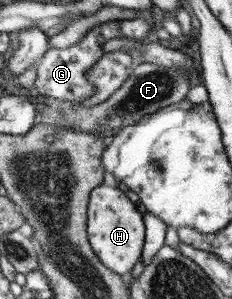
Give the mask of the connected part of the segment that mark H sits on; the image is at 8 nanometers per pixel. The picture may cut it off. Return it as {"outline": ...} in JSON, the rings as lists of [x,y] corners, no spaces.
{"outline":[[[109,179],[95,187],[88,207],[88,235],[90,242],[102,262],[119,275],[133,271],[137,261],[142,259],[146,245],[146,224],[144,214],[127,197],[125,191],[117,188]]]}

